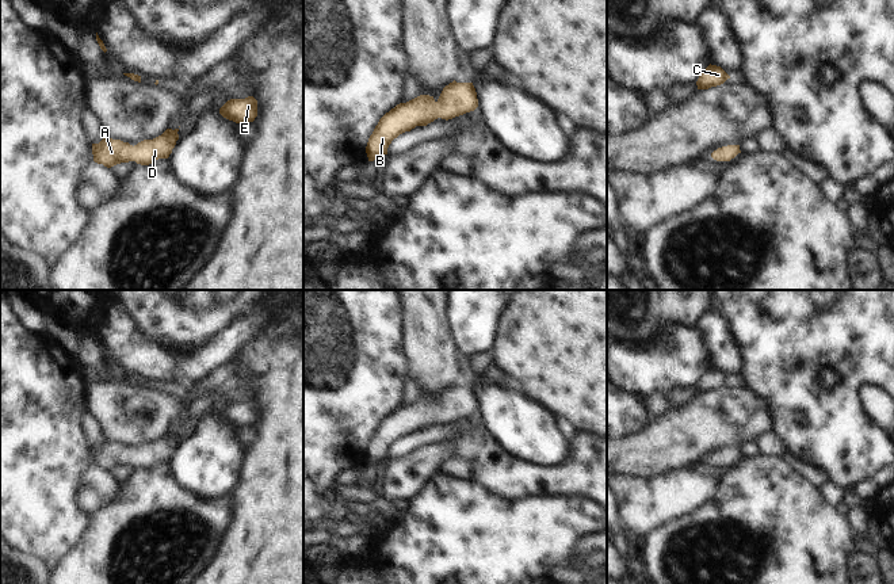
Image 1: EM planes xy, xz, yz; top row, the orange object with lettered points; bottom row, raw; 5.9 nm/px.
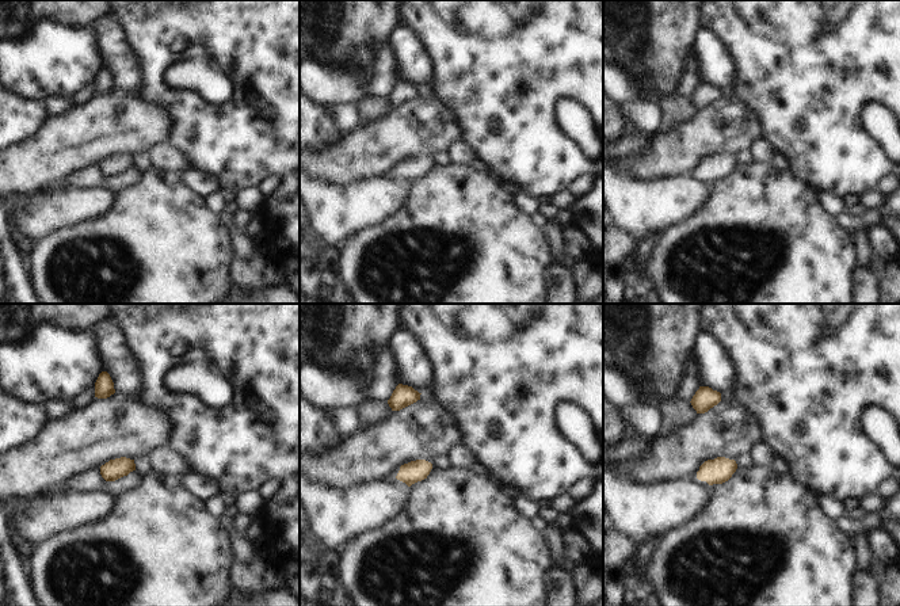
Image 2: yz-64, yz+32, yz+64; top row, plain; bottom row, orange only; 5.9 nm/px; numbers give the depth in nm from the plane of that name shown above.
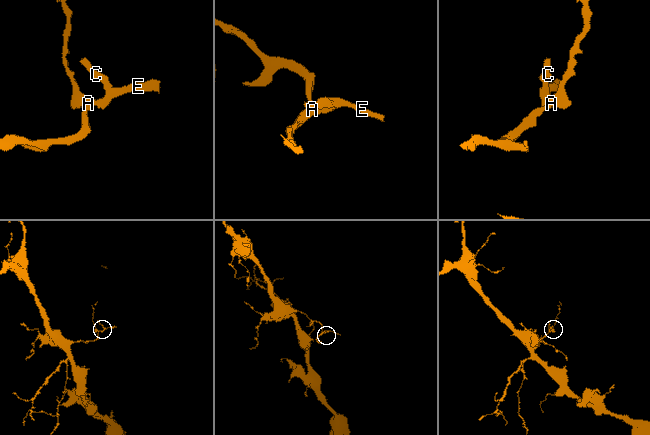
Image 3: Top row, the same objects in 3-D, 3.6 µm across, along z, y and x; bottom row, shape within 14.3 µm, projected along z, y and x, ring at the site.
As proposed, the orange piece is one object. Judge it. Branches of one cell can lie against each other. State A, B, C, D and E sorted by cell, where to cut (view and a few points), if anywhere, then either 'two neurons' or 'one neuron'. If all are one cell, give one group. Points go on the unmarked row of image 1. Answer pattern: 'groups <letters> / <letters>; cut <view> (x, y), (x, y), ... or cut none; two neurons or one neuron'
groups A B C D E; cut none; one neuron

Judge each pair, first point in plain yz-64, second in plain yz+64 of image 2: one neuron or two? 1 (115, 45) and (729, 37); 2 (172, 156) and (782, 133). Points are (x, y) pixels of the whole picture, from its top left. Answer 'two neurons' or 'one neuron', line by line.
1: two neurons
2: two neurons

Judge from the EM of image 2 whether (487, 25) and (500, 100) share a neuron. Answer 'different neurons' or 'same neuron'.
same neuron

